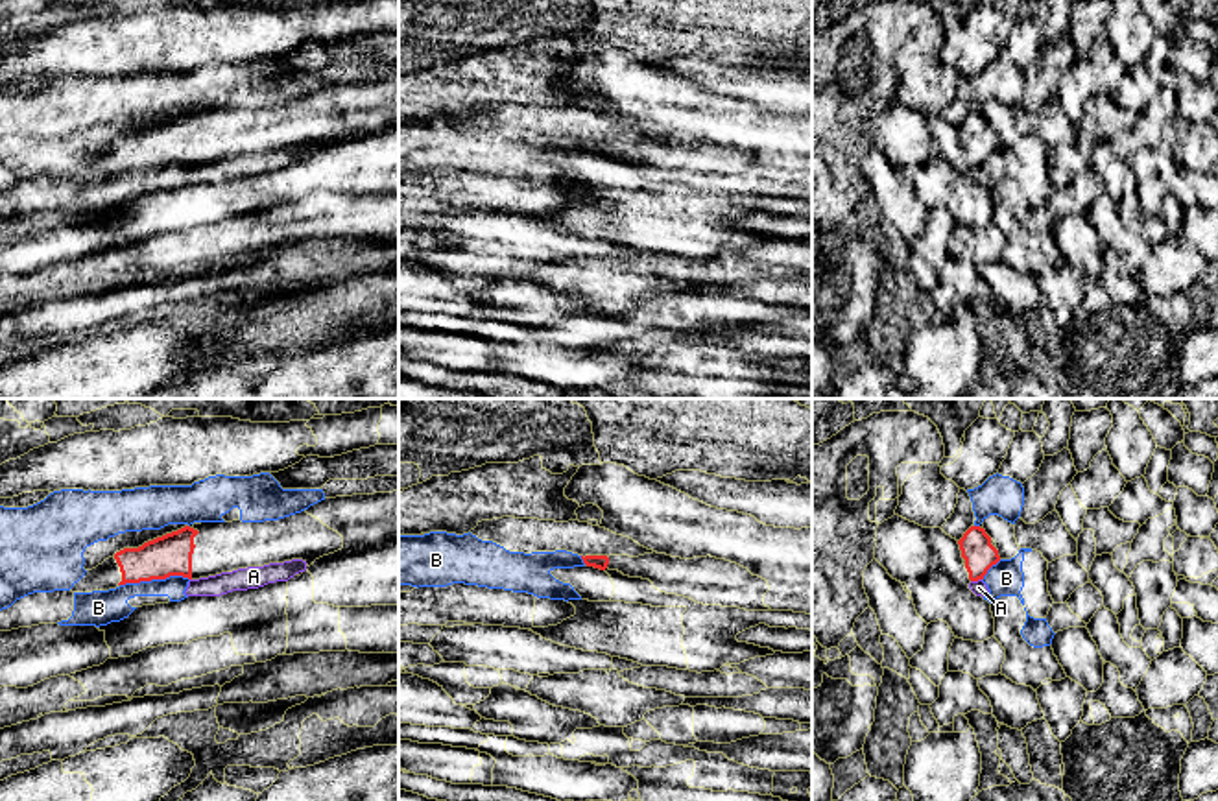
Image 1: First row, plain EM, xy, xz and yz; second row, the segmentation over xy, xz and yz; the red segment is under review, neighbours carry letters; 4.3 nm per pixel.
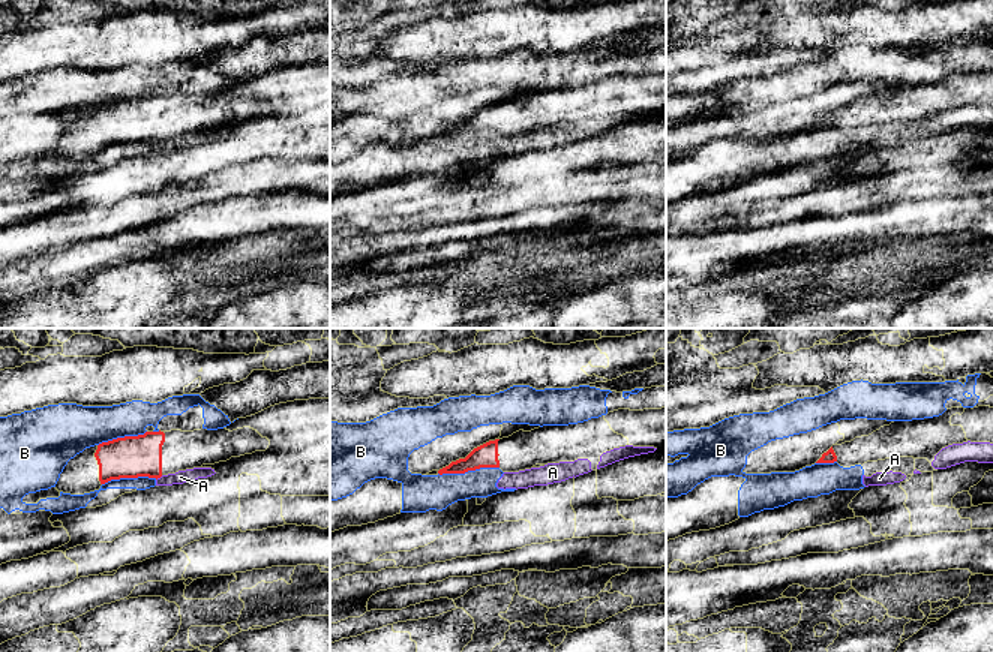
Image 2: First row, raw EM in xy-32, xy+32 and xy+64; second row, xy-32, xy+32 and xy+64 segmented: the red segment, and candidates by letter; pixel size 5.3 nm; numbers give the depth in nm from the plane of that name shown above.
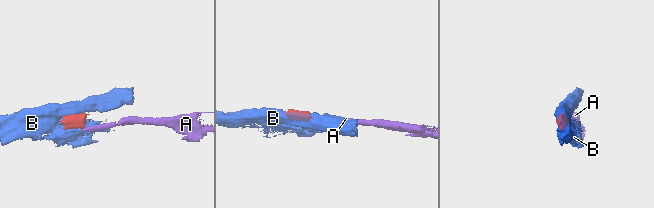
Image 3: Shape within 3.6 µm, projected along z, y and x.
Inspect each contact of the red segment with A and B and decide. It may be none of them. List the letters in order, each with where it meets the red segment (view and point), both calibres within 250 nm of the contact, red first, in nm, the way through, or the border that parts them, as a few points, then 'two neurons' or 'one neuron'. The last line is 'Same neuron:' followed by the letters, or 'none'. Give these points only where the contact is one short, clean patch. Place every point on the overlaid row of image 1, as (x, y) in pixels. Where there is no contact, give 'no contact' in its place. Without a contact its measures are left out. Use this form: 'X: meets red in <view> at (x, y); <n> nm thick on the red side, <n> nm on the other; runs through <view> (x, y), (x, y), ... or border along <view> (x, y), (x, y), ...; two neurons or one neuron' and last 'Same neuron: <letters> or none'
A: meets red in yz at (975, 580); 140 nm thick on the red side, 70 nm on the other; border along yz (980, 578), (971, 582); two neurons
B: meets red in xy at (154, 578); 180 nm thick on the red side, 140 nm on the other; border along xy (189, 578), (167, 576), (120, 585); two neurons
Same neuron: none

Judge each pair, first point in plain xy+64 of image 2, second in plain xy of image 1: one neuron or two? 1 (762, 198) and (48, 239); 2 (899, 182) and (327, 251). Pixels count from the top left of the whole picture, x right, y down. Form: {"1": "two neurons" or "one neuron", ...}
{"1": "one neuron", "2": "two neurons"}

